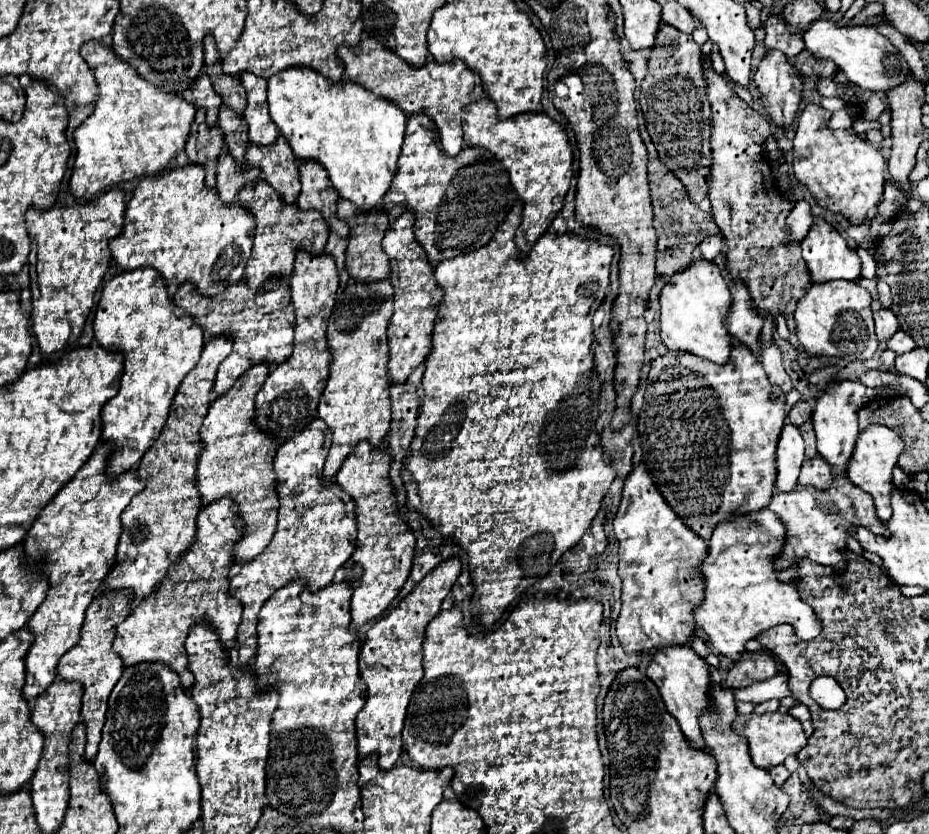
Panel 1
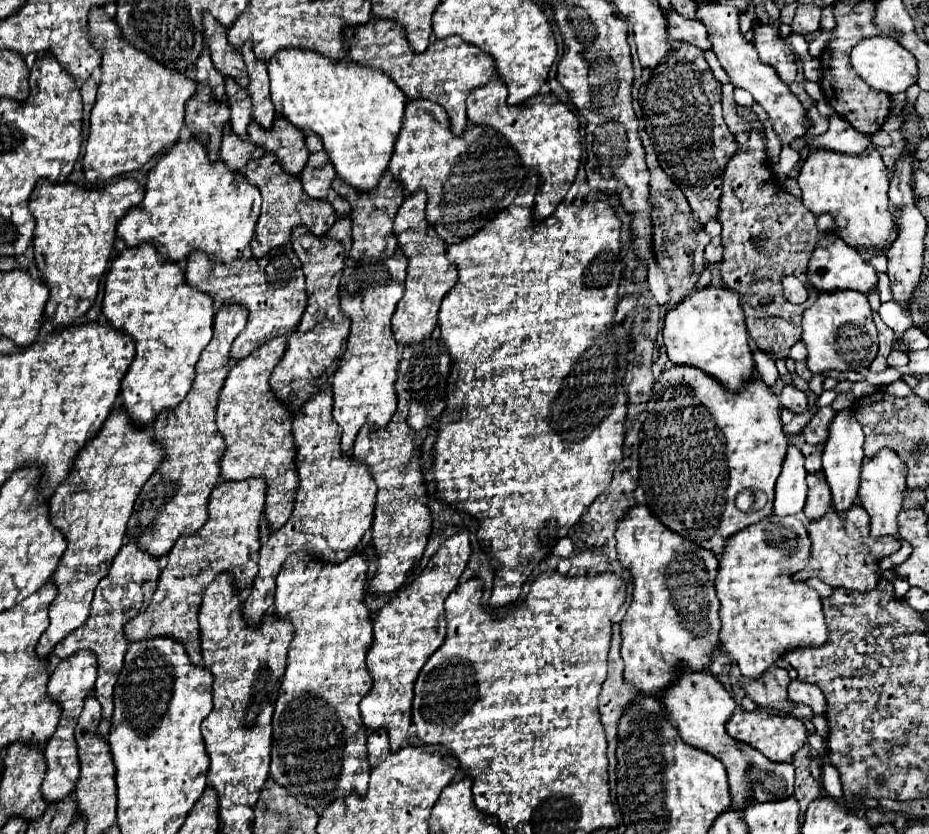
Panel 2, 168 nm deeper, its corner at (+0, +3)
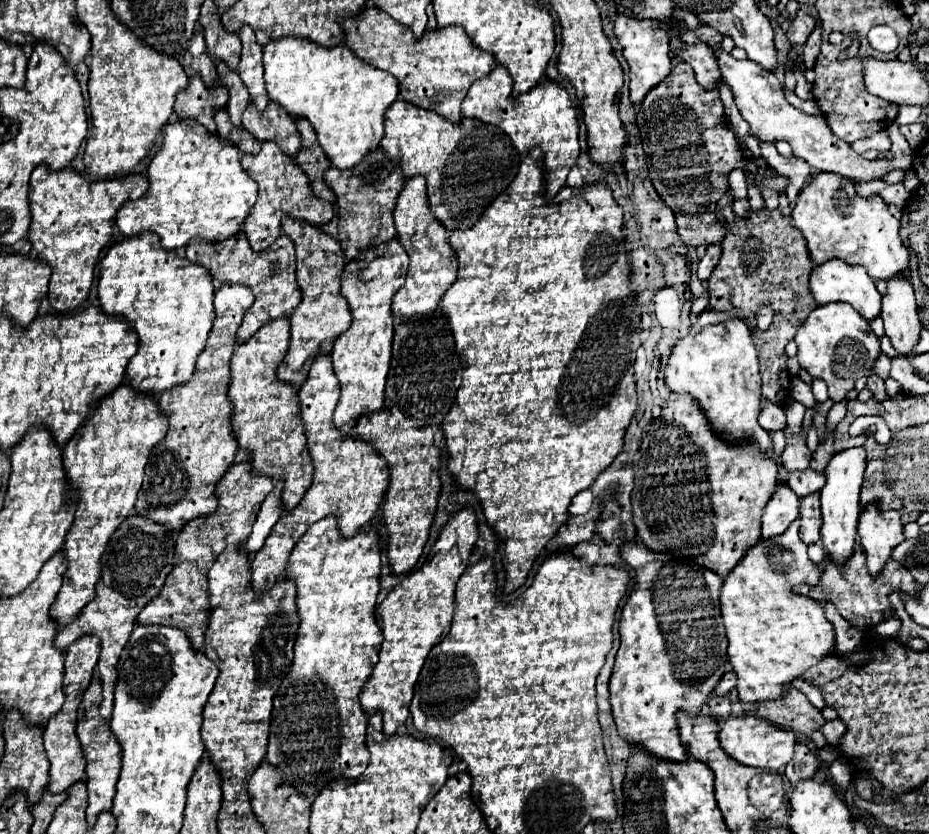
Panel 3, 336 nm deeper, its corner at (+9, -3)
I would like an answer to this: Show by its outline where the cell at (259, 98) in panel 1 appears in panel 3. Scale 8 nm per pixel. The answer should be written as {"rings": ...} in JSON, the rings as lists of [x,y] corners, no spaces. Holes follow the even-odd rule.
{"rings":[[[249,25],[241,27],[239,31],[239,39],[243,43],[243,53],[241,53],[241,63],[239,63],[239,77],[245,83],[249,95],[251,95],[251,103],[259,109],[265,111],[269,97],[265,93],[265,81],[263,81],[263,47],[257,45],[255,41],[255,33],[253,29],[249,29]]]}

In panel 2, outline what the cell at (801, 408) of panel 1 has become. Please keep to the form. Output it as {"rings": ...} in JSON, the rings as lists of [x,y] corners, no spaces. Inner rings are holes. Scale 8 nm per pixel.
{"rings":[[[820,407],[812,421],[804,427],[804,439],[814,443],[816,447],[826,443],[826,427],[830,425],[830,419],[834,419],[834,409],[832,407]]]}

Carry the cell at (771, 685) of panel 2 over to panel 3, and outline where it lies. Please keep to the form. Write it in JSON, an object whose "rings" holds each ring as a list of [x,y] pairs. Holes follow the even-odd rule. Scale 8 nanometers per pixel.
{"rings":[[[793,687],[785,689],[785,693],[777,699],[757,703],[757,715],[781,729],[789,729],[805,737],[825,723],[819,709],[815,709],[809,699]]]}

